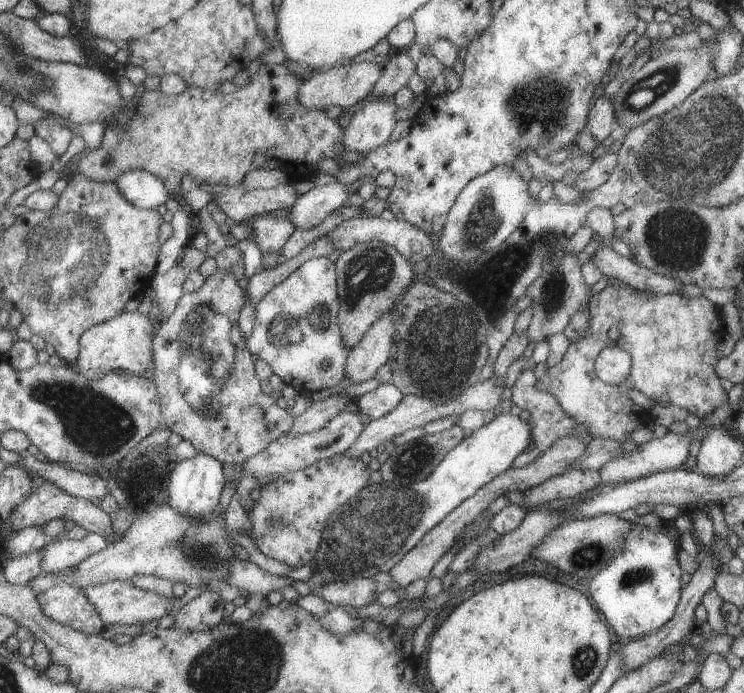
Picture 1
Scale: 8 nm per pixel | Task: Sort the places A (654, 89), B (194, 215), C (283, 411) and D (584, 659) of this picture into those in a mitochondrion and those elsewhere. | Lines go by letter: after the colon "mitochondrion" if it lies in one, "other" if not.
A: mitochondrion
B: other
C: other
D: mitochondrion

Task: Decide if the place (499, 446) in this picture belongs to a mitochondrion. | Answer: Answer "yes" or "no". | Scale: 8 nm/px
no

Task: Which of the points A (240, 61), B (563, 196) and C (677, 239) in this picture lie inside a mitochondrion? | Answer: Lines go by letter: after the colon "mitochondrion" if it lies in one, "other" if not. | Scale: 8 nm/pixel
A: other
B: other
C: mitochondrion

